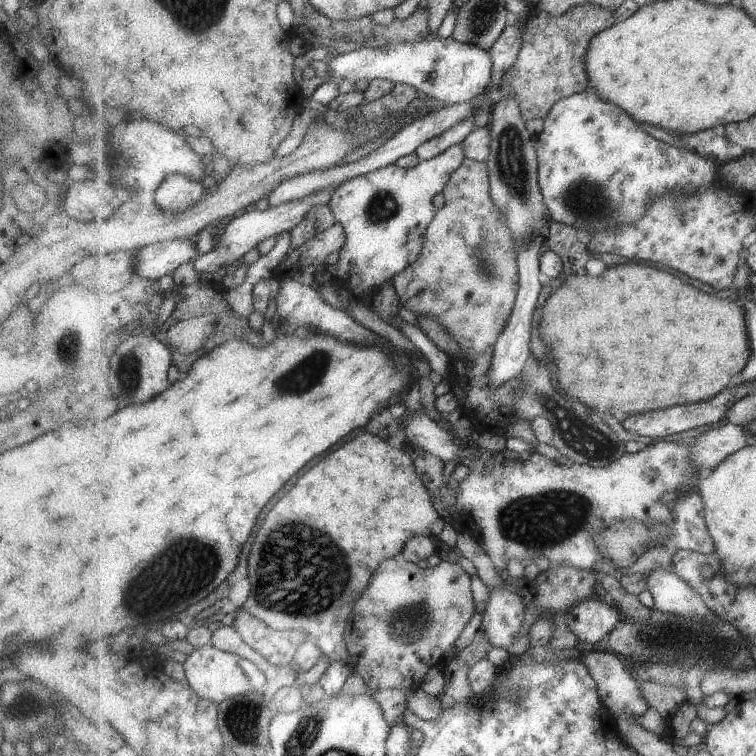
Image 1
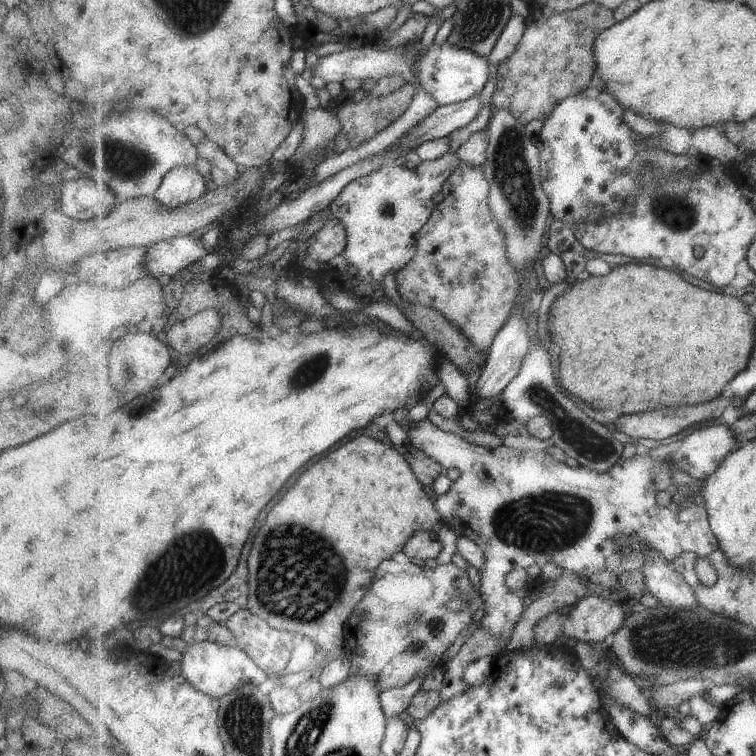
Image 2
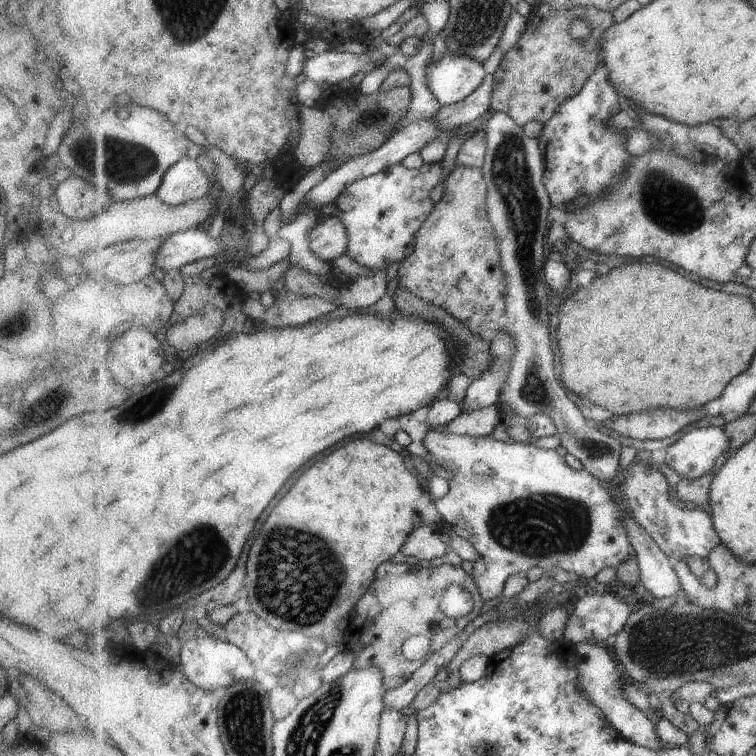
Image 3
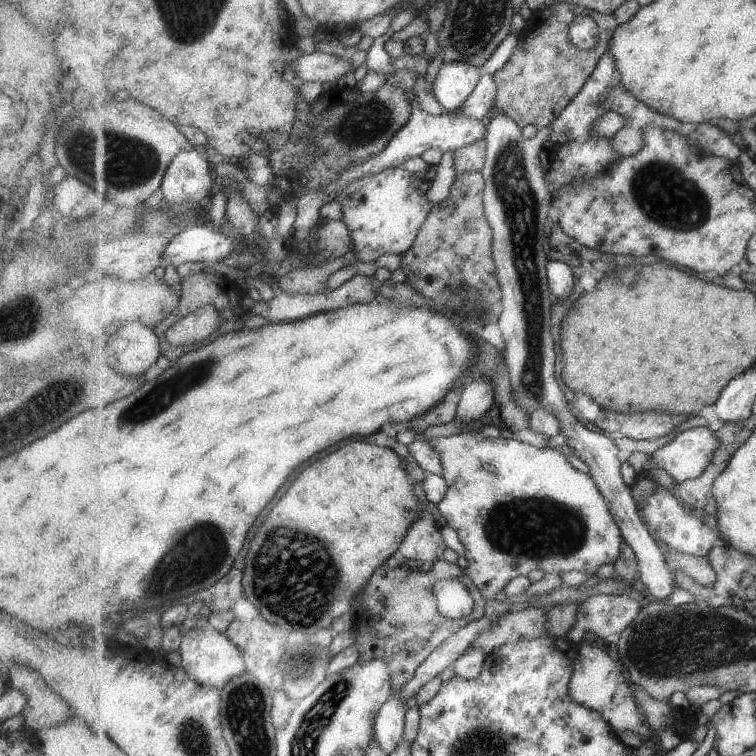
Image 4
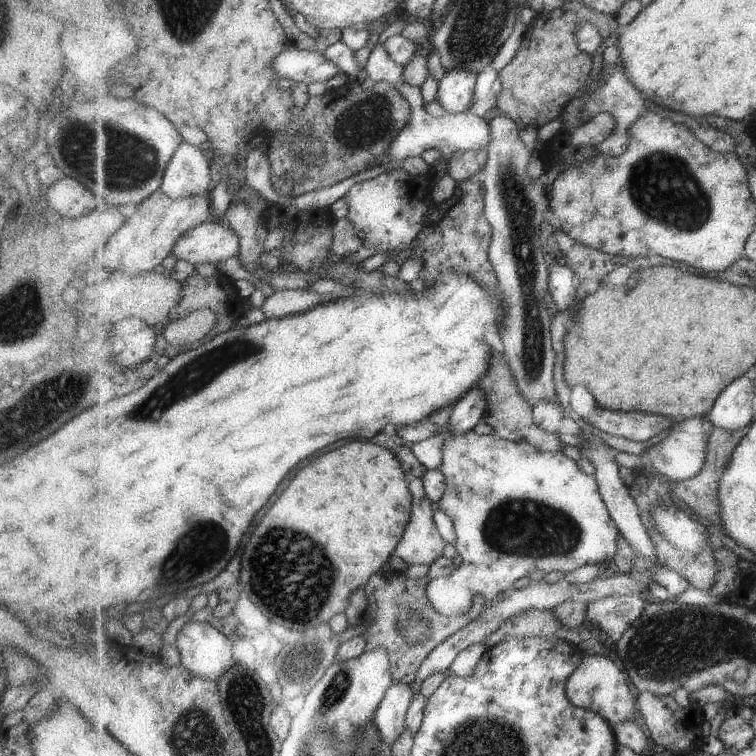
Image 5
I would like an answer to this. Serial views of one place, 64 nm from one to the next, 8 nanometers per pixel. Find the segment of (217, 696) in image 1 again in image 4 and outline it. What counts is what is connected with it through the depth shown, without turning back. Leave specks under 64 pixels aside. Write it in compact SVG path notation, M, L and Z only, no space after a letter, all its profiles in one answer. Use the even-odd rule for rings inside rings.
M212 628L193 630L189 634L182 635L180 651L185 672L193 680L198 680L205 686L216 686L221 689L224 684L233 684L233 680L243 678L245 674L248 674L249 668L245 666L245 660L241 657L235 643L229 640L225 633L220 633Z

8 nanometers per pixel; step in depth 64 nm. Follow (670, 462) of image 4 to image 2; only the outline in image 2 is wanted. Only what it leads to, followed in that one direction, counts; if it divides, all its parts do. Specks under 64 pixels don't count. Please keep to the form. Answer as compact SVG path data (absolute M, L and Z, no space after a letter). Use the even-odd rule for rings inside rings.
M712 426L685 437L678 450L671 453L671 460L691 477L706 479L742 445L732 426Z

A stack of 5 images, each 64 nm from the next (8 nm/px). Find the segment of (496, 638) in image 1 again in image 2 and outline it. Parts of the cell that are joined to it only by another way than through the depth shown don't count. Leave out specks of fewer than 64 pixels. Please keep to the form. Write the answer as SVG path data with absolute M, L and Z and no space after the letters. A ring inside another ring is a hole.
M423 418L420 422L415 423L415 426L411 426L407 430L409 436L410 444L415 448L426 452L431 458L434 458L443 466L443 468L457 468L460 471L460 477L453 483L453 486L449 489L449 492L446 492L444 495L435 497L436 507L439 509L439 512L442 513L443 523L445 523L449 528L452 528L454 531L458 531L460 534L469 534L473 536L473 540L477 542L477 545L482 549L482 552L485 556L485 565L480 574L480 592L484 596L485 607L486 607L486 620L482 623L483 626L488 626L492 631L493 636L501 638L505 644L509 644L513 638L513 631L517 628L517 624L521 622L524 610L528 605L528 600L519 593L511 592L511 590L505 585L505 576L521 566L521 568L529 568L531 564L537 564L540 566L545 566L547 562L553 563L562 570L569 570L569 572L577 572L587 578L591 578L595 573L611 570L611 572L616 572L618 575L623 574L623 572L628 570L643 570L645 566L645 558L647 558L647 550L657 550L663 560L666 560L668 563L671 563L675 558L681 556L683 552L695 552L699 557L707 557L712 552L715 552L720 548L719 538L715 536L713 530L711 530L710 516L706 505L699 506L699 504L694 504L690 499L686 502L682 502L678 506L675 503L671 503L666 506L661 506L659 500L657 500L657 494L663 492L663 490L672 491L674 485L671 481L670 470L677 469L677 464L671 460L671 453L664 455L661 459L658 456L652 455L648 450L640 451L630 458L621 458L609 472L597 472L597 470L591 470L582 465L577 467L567 466L561 460L557 460L555 456L547 454L545 451L539 451L537 449L532 450L517 450L513 447L507 447L505 445L499 445L495 449L485 448L485 446L478 446L477 444L471 444L469 440L461 438L457 434L451 434L449 432L444 432L441 428L437 428L431 420L428 418ZM625 534L629 536L629 546L631 546L631 554L629 556L623 556L619 552L619 542L617 538Z

